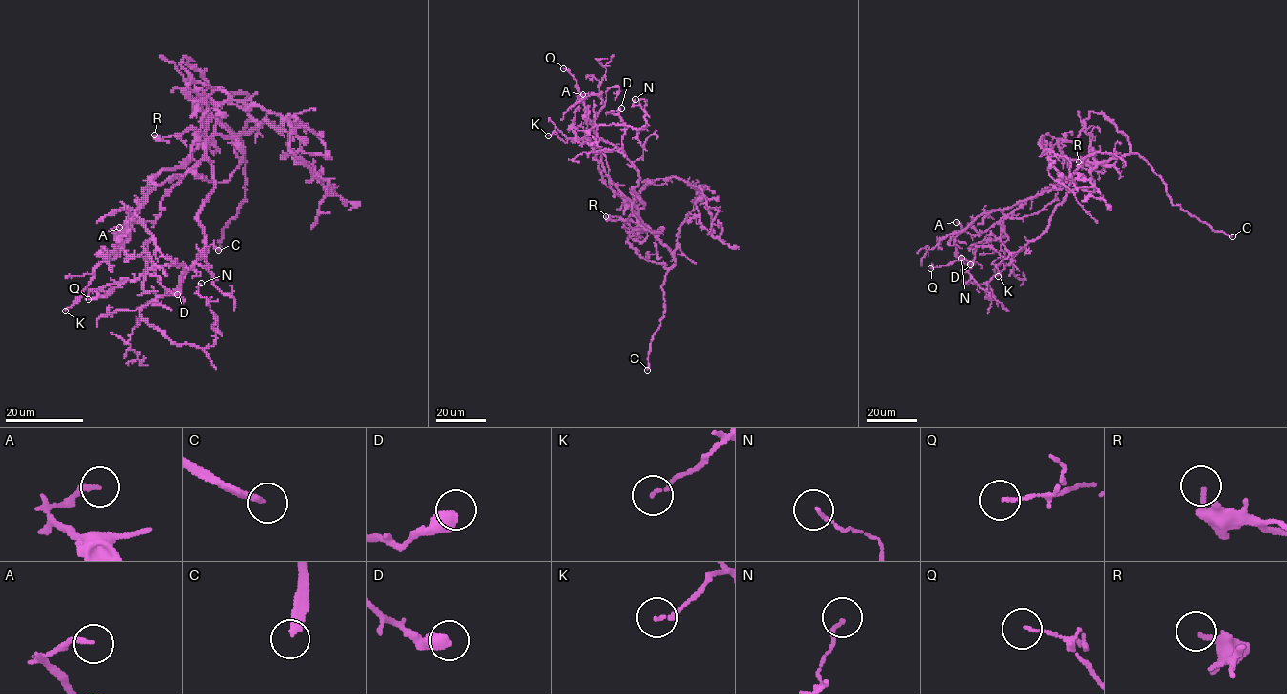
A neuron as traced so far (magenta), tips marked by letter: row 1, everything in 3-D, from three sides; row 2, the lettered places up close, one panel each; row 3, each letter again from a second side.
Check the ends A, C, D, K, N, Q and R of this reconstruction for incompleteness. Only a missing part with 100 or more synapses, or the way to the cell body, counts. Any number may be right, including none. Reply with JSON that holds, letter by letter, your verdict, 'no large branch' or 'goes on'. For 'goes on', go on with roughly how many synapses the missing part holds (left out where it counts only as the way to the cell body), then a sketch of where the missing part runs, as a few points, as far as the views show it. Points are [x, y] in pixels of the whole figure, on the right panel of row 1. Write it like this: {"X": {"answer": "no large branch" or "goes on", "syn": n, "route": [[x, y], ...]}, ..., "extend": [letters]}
{"A": {"answer": "no large branch"}, "C": {"answer": "goes on", "route": [[1232, 236], [1250, 261], [1266, 265], [1265, 248], [1257, 220]]}, "D": {"answer": "no large branch"}, "K": {"answer": "no large branch"}, "N": {"answer": "no large branch"}, "Q": {"answer": "no large branch"}, "R": {"answer": "no large branch"}, "extend": ["C"]}

